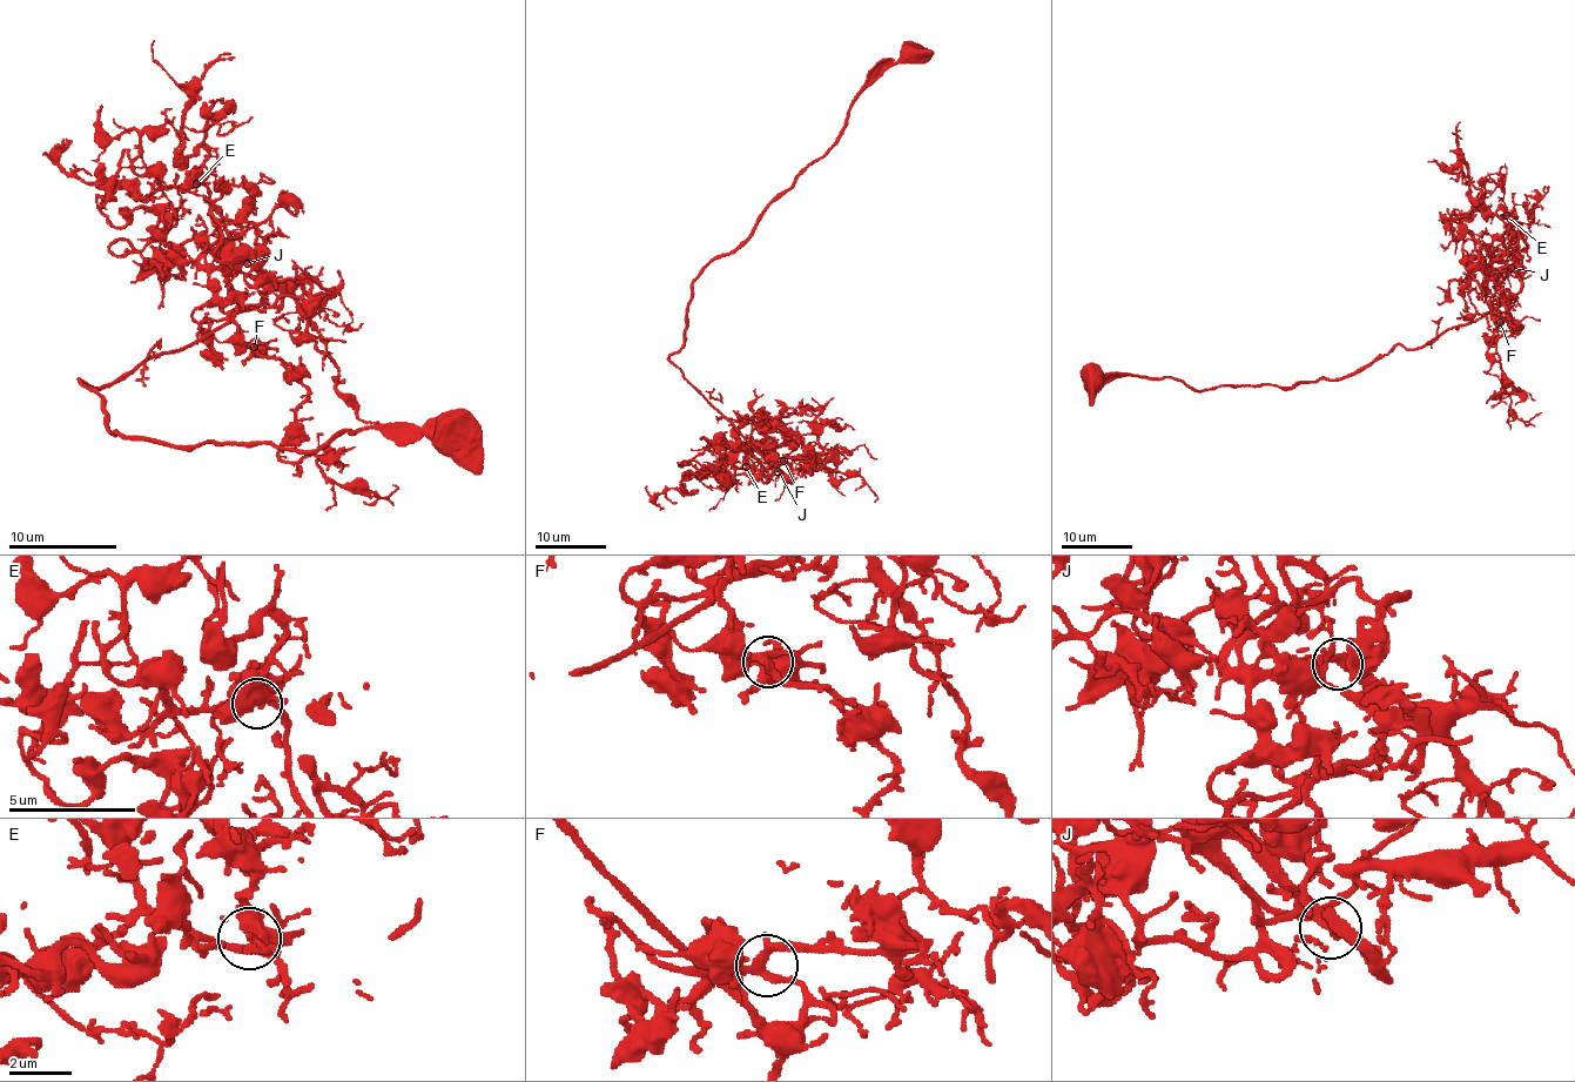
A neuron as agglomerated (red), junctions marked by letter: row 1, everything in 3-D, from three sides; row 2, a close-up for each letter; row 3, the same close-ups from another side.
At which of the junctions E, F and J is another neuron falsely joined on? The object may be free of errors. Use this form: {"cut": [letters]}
{"cut": []}

